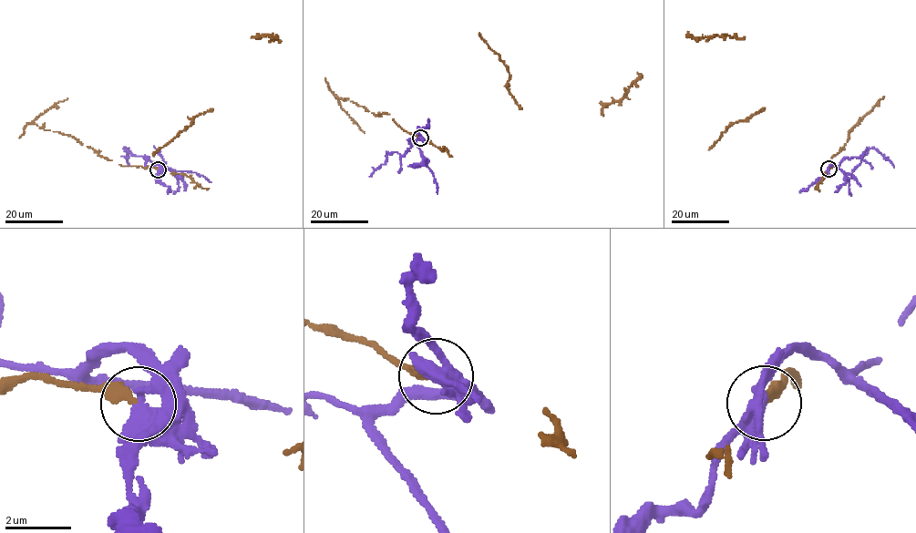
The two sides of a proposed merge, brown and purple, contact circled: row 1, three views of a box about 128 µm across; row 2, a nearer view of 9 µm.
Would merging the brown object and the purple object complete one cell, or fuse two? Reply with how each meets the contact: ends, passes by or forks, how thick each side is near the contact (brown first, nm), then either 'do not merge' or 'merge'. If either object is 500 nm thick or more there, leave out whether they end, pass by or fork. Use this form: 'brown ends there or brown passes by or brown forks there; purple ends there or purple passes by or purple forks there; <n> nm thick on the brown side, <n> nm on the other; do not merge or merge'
brown ends there; purple passes by; 280 nm thick on the brown side, 360 nm on the other; do not merge

